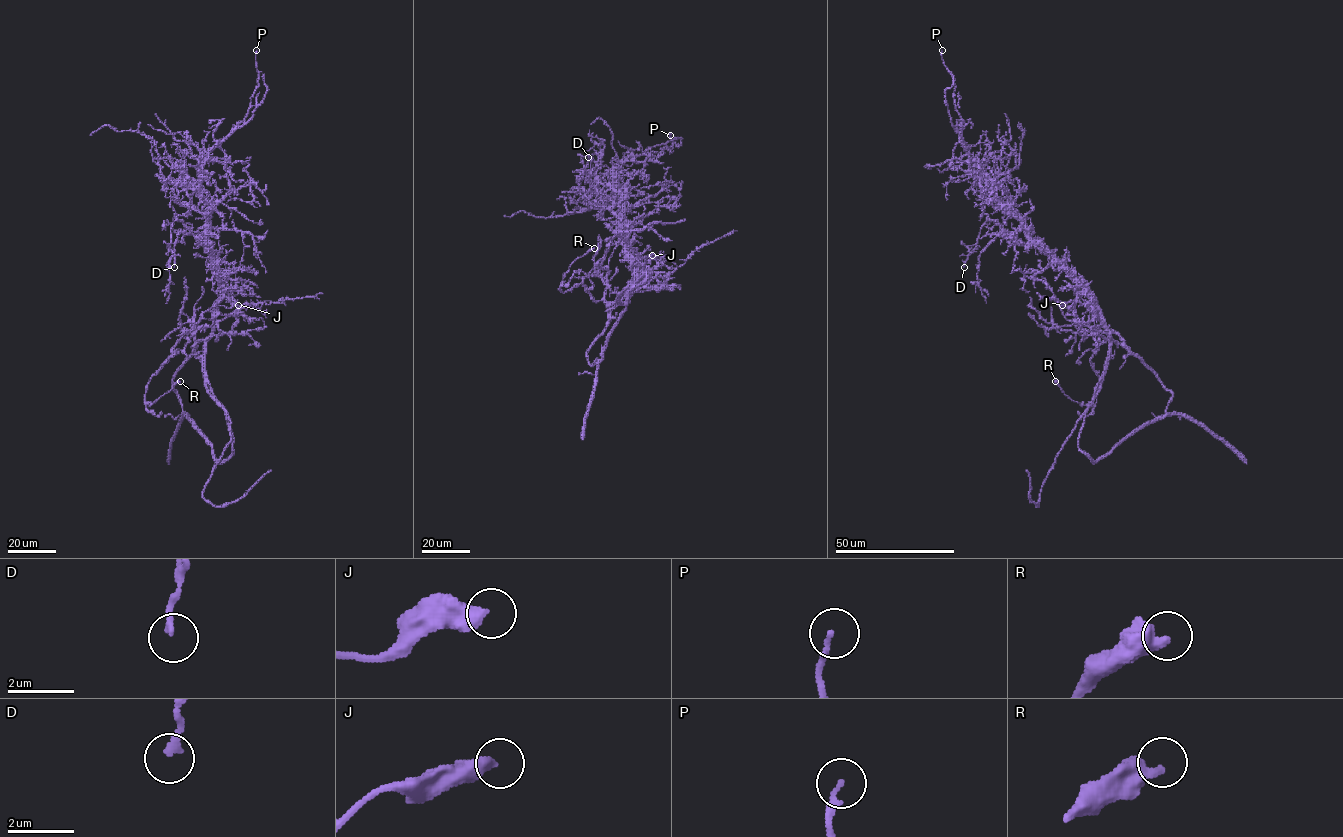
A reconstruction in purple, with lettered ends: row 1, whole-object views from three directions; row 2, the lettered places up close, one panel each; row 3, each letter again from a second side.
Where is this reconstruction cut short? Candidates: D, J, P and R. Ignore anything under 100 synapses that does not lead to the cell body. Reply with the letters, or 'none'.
none

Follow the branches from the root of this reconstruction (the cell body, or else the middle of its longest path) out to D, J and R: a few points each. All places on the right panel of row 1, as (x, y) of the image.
D: (1093, 299), (1040, 246), (1022, 244), (991, 219), (981, 228), (976, 248), (964, 267)
J: (1093, 299), (1109, 340), (1096, 333), (1088, 335), (1076, 315), (1066, 315), (1073, 306), (1064, 308), (1062, 305)
R: (1093, 299), (1109, 339), (1123, 340), (1108, 333), (1090, 359), (1099, 378), (1096, 402), (1073, 401), (1055, 381)

